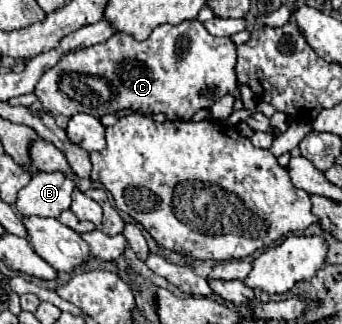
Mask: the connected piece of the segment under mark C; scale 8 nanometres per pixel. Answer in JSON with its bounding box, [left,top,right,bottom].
[35,20,237,120]

